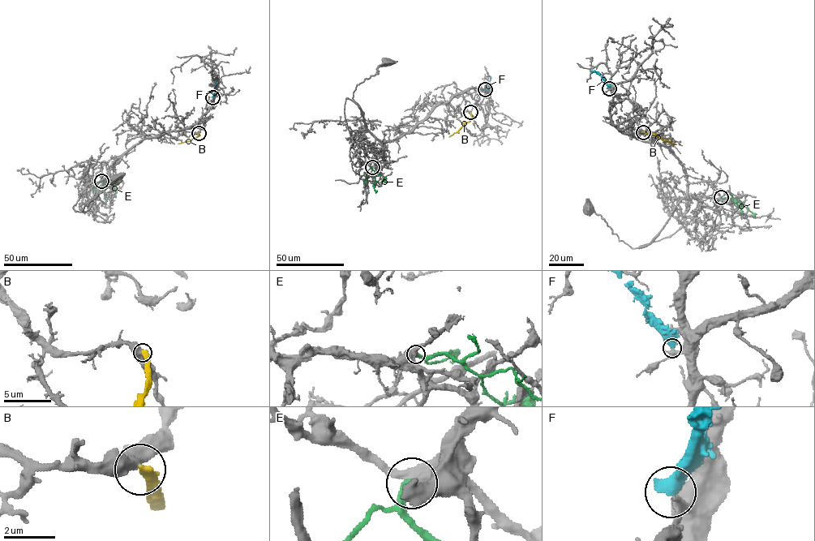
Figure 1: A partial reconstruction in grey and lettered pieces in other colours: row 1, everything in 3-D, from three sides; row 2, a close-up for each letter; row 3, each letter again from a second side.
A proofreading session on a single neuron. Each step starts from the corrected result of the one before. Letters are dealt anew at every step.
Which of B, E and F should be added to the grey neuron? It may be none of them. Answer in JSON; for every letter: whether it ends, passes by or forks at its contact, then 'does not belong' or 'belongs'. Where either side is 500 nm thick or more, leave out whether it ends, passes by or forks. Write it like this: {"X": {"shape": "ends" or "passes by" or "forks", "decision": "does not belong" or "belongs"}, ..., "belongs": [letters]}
{"B": {"decision": "does not belong"}, "E": {"shape": "ends", "decision": "does not belong"}, "F": {"decision": "does not belong"}, "belongs": []}

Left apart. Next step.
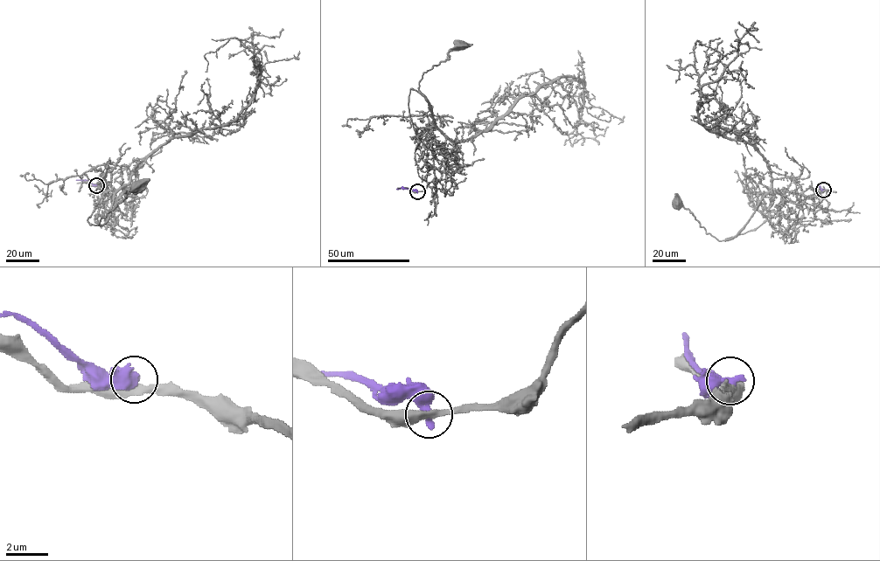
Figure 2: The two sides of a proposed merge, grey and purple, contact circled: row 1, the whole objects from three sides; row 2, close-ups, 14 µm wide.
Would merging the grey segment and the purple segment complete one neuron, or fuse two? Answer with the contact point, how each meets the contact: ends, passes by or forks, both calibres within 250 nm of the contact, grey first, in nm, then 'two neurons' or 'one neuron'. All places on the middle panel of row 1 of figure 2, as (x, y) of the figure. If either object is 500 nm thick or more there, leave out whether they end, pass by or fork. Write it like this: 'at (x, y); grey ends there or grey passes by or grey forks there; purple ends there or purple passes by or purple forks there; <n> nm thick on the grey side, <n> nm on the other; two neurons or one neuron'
at (417, 191); 380 nm thick on the grey side, 500 nm on the other; two neurons

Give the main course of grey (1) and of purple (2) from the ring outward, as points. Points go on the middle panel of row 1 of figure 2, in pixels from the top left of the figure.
1: (416, 191), (435, 173), (432, 153), (409, 117), (409, 91), (419, 91), (423, 72), (461, 44)
2: (416, 191), (408, 188), (396, 189)

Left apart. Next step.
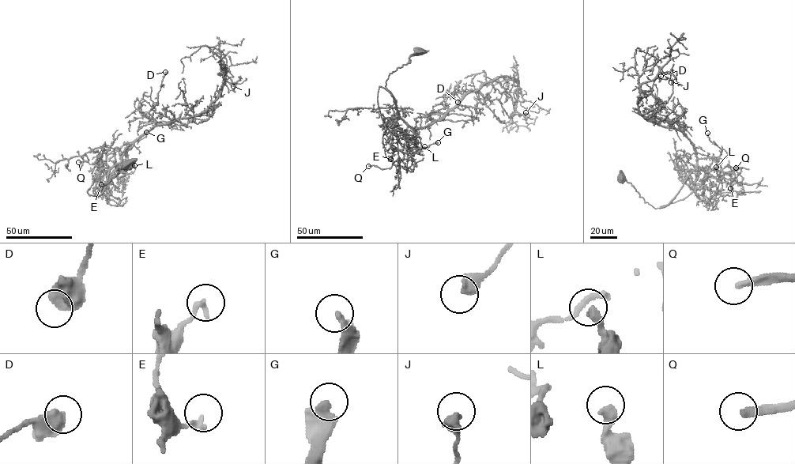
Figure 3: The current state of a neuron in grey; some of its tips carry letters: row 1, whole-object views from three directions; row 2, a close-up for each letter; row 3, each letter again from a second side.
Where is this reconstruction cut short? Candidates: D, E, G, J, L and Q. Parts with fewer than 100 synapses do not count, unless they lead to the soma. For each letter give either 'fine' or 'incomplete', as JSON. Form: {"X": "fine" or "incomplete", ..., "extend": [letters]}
{"D": "fine", "E": "fine", "G": "fine", "J": "fine", "L": "fine", "Q": "incomplete", "extend": ["Q"]}

